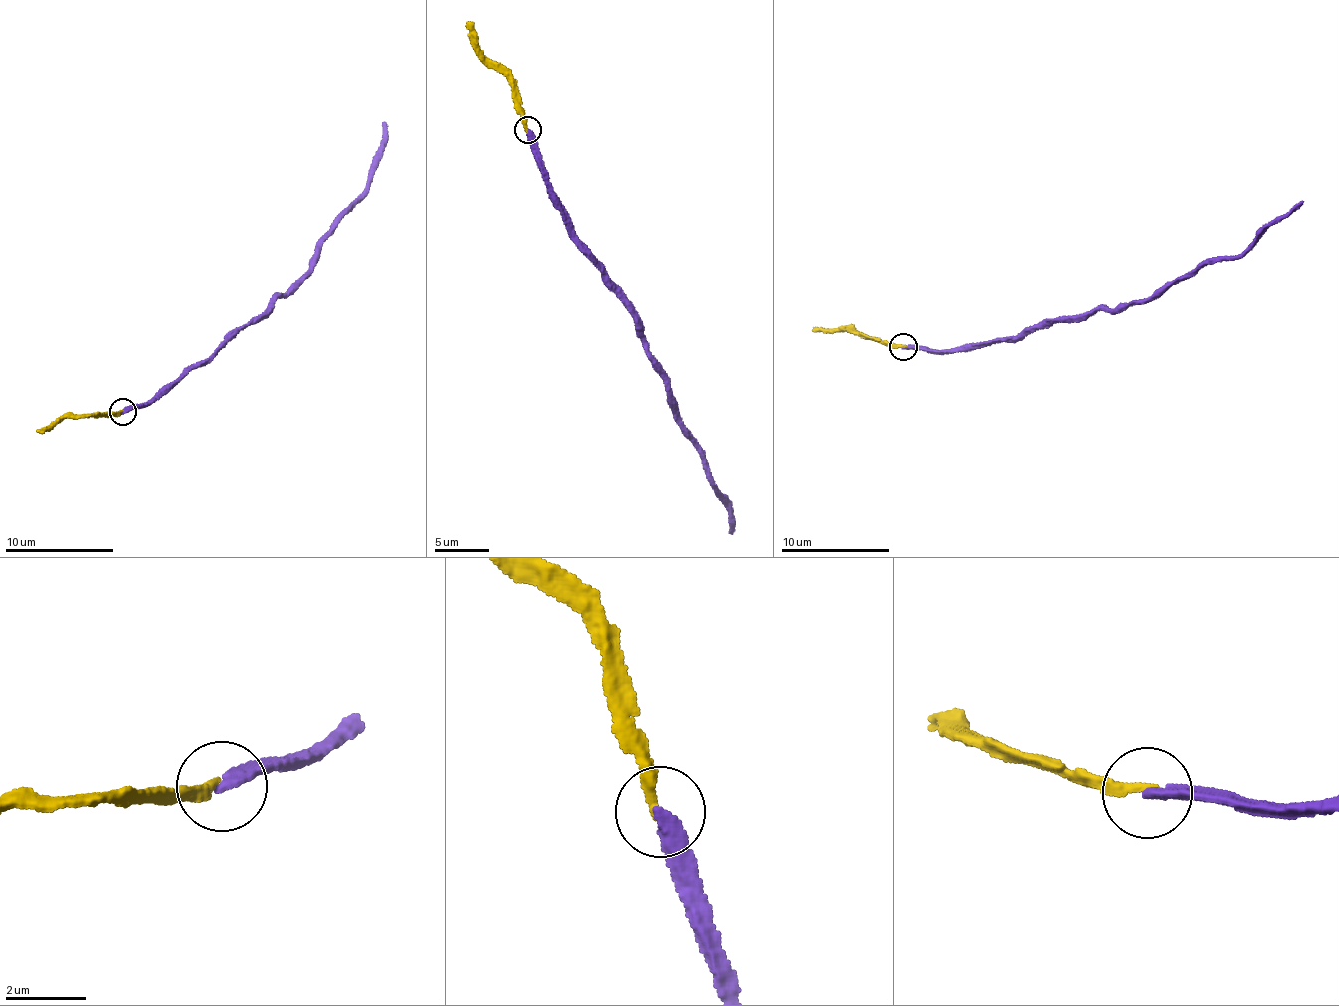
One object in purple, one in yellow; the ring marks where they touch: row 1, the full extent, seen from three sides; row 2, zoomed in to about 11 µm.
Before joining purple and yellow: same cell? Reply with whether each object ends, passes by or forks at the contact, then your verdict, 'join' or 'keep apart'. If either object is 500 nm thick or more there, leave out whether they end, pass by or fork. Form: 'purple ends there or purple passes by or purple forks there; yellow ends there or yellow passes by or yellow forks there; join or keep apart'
purple ends there; yellow ends there; join

